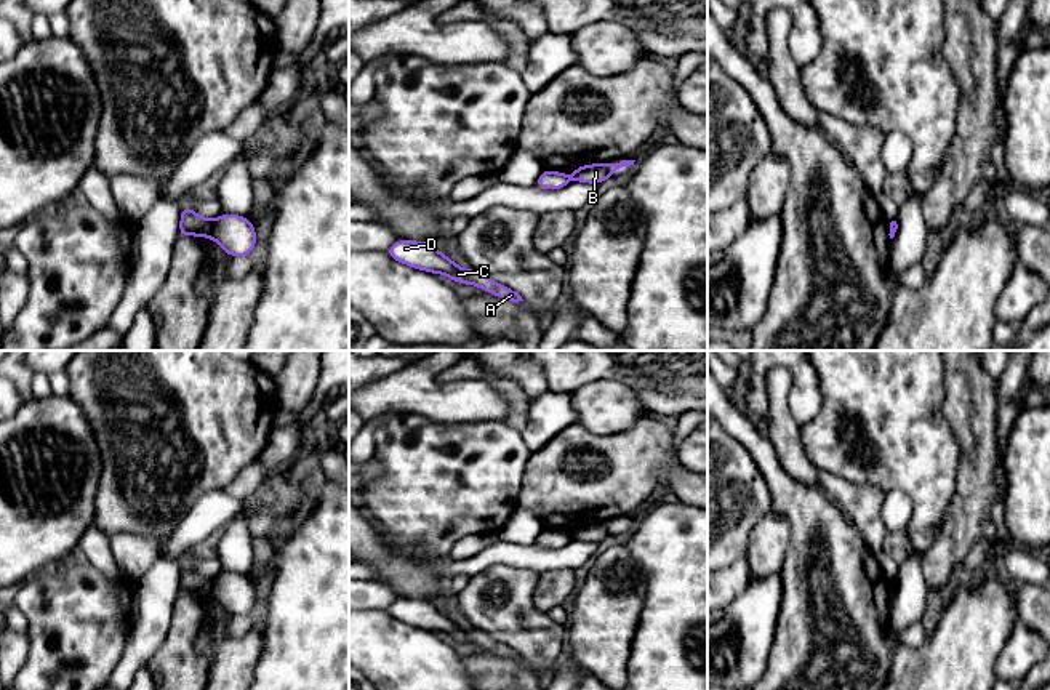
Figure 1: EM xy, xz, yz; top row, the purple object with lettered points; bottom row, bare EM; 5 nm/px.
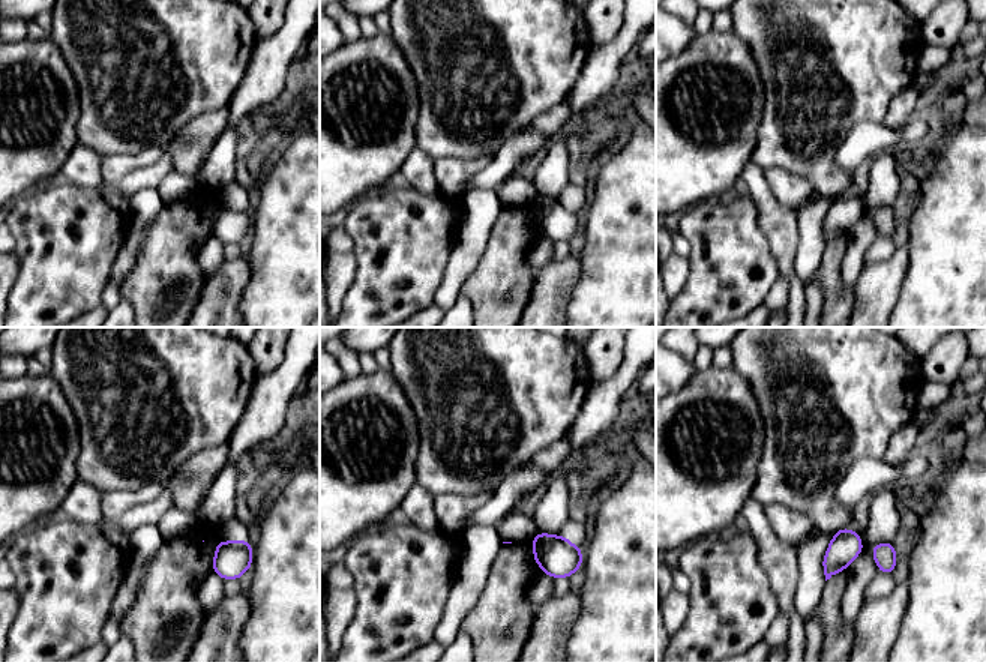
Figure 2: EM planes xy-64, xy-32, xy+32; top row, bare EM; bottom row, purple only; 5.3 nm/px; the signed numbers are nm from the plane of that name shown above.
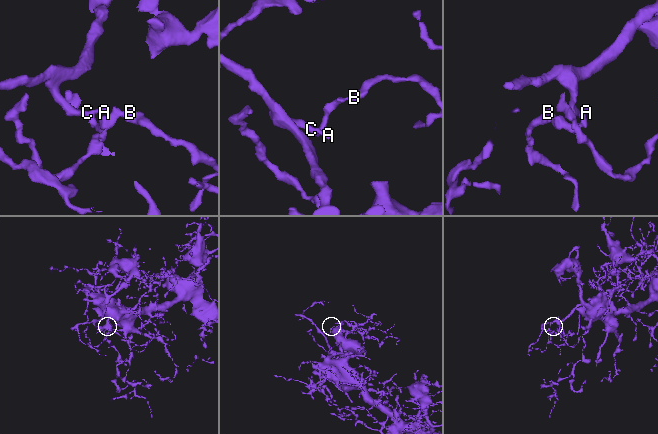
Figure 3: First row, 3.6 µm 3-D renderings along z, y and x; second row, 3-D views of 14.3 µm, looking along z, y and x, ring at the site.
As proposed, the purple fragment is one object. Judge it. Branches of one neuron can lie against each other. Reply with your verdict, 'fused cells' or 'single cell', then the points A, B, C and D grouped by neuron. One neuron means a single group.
fused cells | A C D / B

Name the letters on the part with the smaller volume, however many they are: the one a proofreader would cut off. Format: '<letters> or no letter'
B

